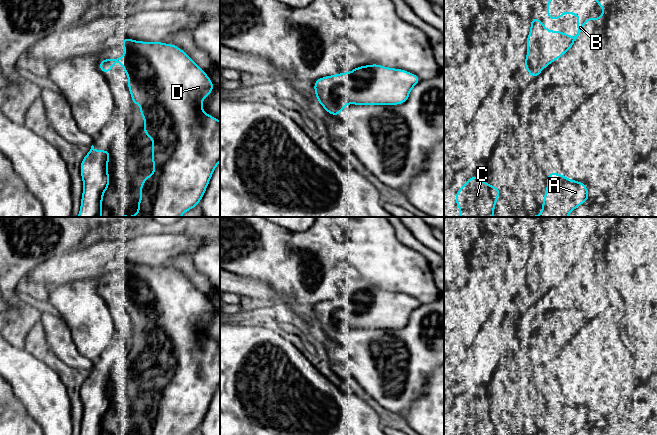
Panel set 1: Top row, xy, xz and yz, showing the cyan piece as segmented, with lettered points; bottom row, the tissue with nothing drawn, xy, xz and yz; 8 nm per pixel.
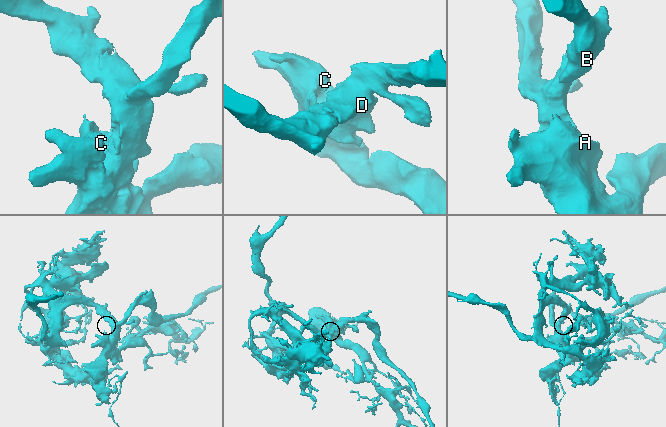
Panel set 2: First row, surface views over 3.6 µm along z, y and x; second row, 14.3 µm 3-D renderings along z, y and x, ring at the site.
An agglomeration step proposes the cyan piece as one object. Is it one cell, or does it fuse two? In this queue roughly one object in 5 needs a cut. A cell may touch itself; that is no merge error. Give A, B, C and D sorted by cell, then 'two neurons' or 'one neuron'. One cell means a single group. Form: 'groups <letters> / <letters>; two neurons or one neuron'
groups A B C D; one neuron

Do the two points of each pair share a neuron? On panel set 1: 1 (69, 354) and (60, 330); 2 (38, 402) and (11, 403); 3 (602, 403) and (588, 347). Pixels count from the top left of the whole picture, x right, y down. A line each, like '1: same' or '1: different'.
1: same
2: different
3: same

